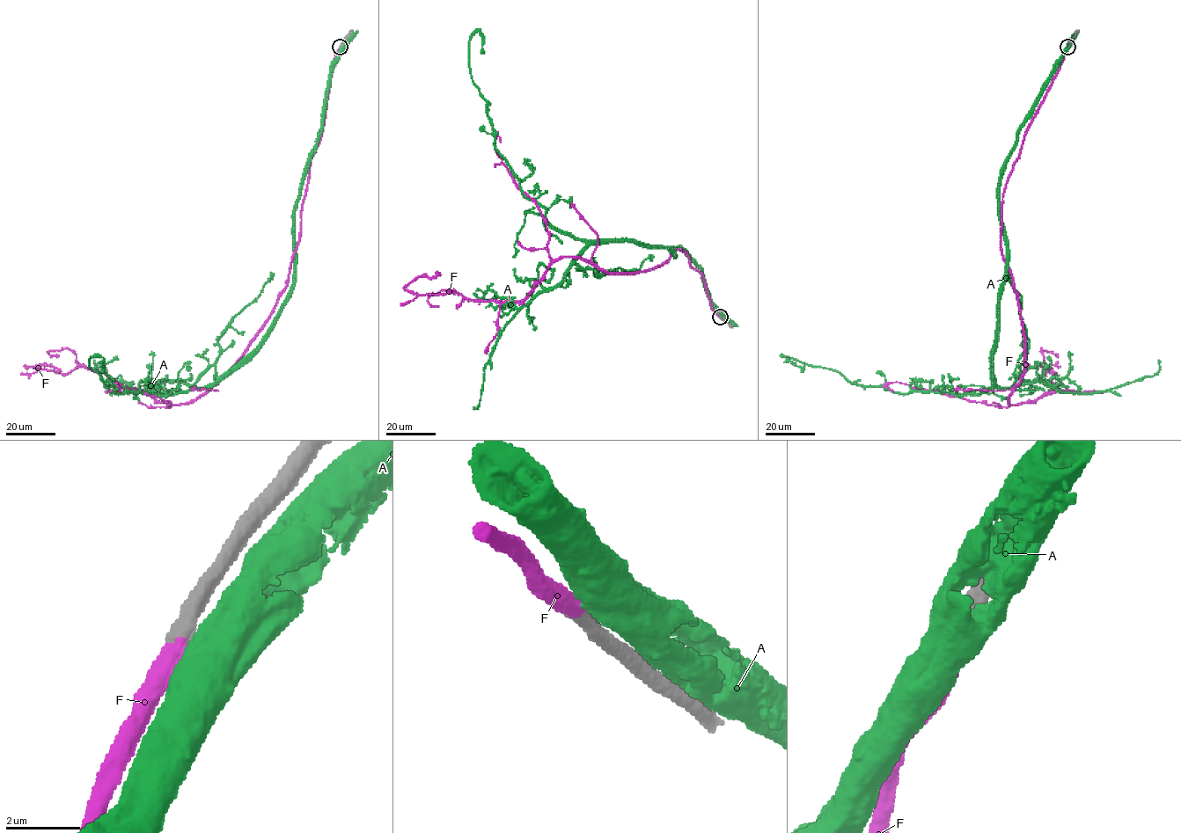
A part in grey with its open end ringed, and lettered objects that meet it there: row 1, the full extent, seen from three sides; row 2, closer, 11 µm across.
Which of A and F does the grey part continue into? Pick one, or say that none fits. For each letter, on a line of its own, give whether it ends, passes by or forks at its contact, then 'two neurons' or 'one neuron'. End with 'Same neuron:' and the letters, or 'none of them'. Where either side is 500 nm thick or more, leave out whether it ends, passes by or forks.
A: two neurons
F: one neuron
Same neuron: F

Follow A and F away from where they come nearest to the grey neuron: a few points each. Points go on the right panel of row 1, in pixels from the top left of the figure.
A: (1067, 46), (1001, 172), (1006, 281), (992, 385), (960, 397), (900, 394), (782, 356), (803, 372)
F: (1067, 47), (1002, 197), (1001, 250), (1023, 342), (1008, 403), (1052, 388), (1046, 366), (1022, 373)

